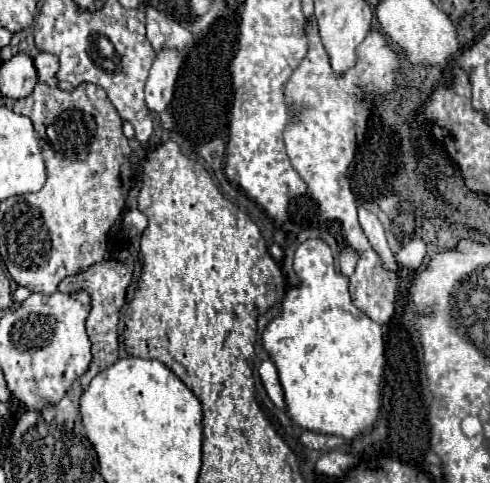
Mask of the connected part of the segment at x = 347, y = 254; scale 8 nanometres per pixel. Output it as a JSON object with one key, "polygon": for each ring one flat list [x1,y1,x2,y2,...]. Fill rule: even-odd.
{"polygon":[[344,245,340,251,340,271,342,275,350,277,356,269,356,251,350,245]]}

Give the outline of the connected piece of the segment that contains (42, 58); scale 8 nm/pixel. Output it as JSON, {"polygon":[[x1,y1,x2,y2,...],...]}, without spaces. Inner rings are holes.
{"polygon":[[38,53,34,59,34,65,38,69,38,79,50,87,56,87,56,71,58,71,58,57,52,53]]}

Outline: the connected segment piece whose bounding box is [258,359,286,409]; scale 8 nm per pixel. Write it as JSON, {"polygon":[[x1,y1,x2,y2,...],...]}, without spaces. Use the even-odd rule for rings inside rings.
{"polygon":[[268,359,260,365,260,377,262,377,262,383,264,383,264,389,268,393,268,397,272,399,272,403,278,407,278,409,286,409,286,401,284,401,284,391,282,391,282,385,278,381,278,371,276,371,276,365]]}

